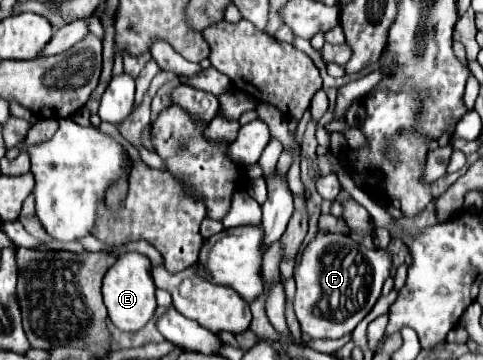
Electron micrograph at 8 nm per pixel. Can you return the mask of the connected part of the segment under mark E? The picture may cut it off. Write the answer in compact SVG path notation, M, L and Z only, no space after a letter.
M121 253L103 277L103 299L109 319L121 331L139 331L155 313L155 283L151 277L151 263L141 253Z

